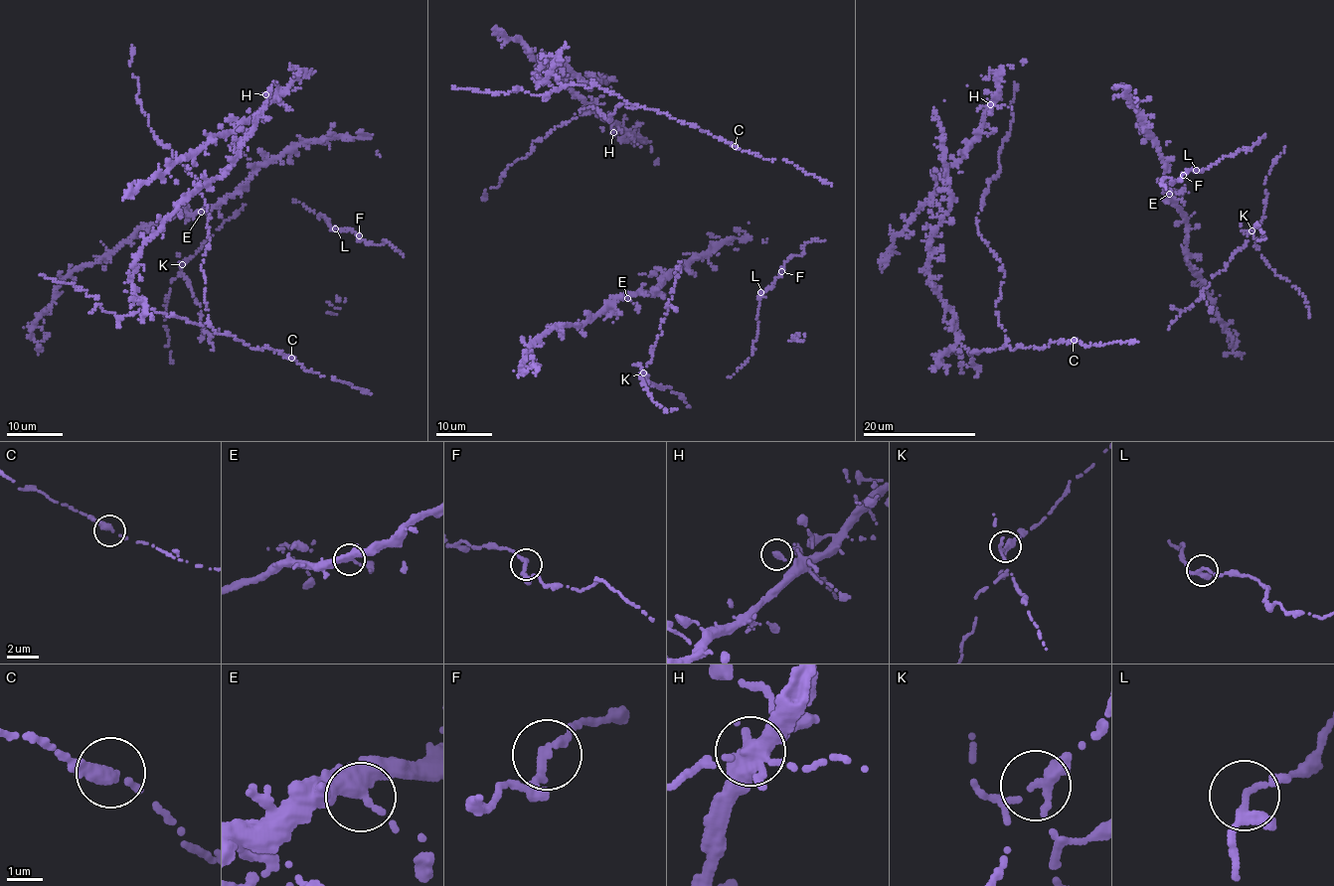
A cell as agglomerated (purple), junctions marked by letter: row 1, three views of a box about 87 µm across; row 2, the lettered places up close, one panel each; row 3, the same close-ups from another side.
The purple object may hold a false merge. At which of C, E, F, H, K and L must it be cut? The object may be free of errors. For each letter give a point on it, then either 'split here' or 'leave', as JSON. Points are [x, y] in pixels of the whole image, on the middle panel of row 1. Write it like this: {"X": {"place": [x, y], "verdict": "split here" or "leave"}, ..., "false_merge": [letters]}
{"C": {"place": [735, 146], "verdict": "leave"}, "E": {"place": [627, 298], "verdict": "leave"}, "F": {"place": [781, 271], "verdict": "leave"}, "H": {"place": [613, 132], "verdict": "leave"}, "K": {"place": [643, 372], "verdict": "split here"}, "L": {"place": [760, 292], "verdict": "leave"}, "false_merge": ["K"]}

